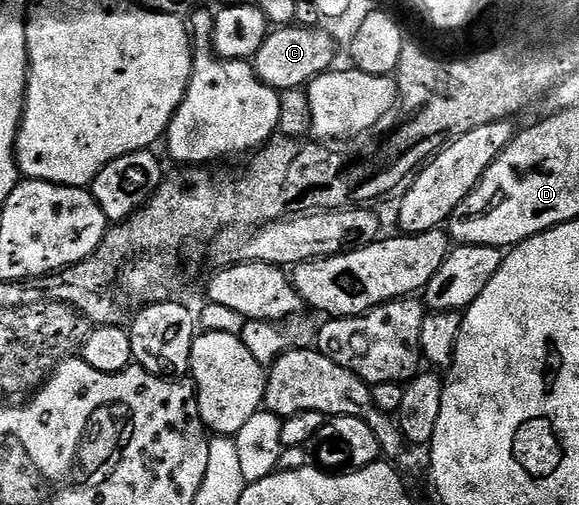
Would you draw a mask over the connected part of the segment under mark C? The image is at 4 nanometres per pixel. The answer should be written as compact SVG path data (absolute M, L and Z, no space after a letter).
M300 23L287 27L276 27L258 47L254 58L254 68L258 79L262 79L271 89L283 91L307 86L318 75L329 72L336 61L336 41L324 29L303 29Z

